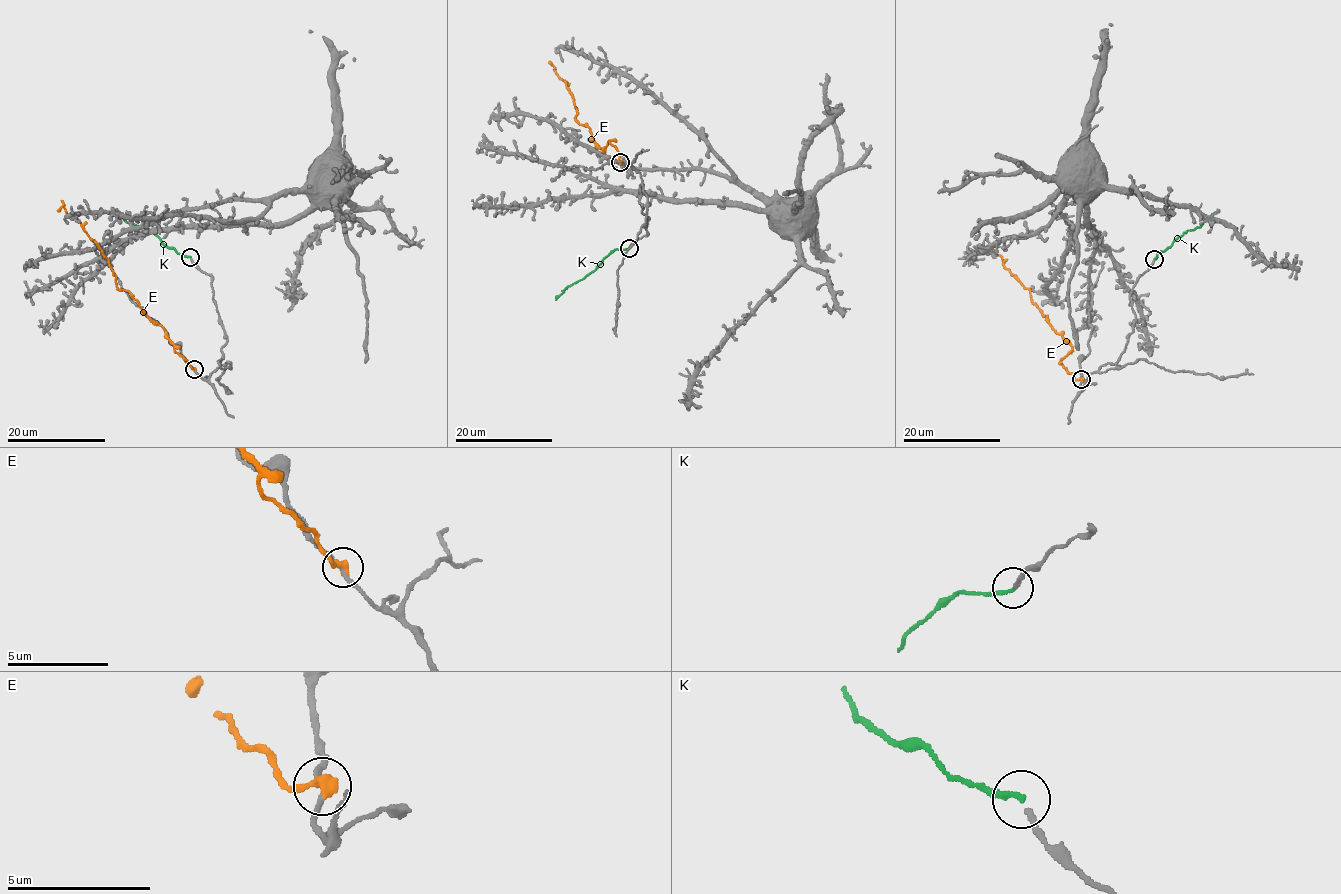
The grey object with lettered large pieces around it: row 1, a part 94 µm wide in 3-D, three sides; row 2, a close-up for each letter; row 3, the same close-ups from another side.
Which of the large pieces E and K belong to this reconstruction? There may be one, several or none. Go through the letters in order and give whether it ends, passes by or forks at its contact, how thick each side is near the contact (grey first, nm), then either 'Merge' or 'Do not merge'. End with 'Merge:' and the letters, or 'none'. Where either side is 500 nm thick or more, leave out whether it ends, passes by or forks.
E: It ends there. Thickness 200 nm (grey) against 420 nm. Do not merge
K: It ends there. Thickness 160 nm (grey) against 200 nm. Merge
Merge: K

